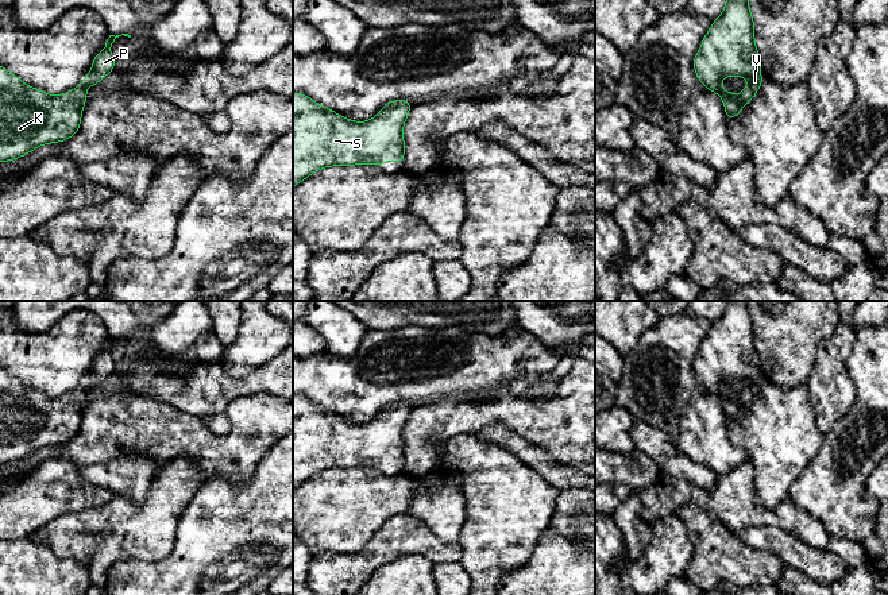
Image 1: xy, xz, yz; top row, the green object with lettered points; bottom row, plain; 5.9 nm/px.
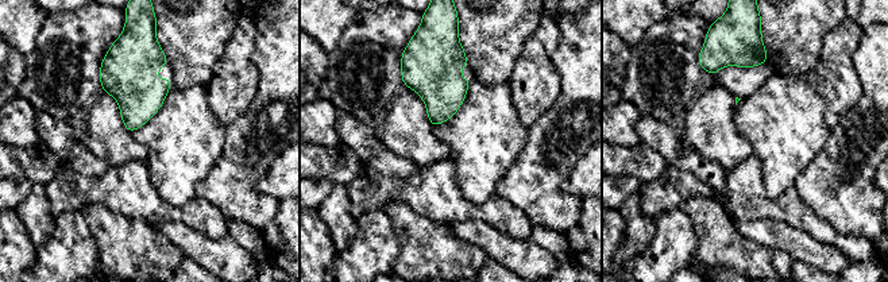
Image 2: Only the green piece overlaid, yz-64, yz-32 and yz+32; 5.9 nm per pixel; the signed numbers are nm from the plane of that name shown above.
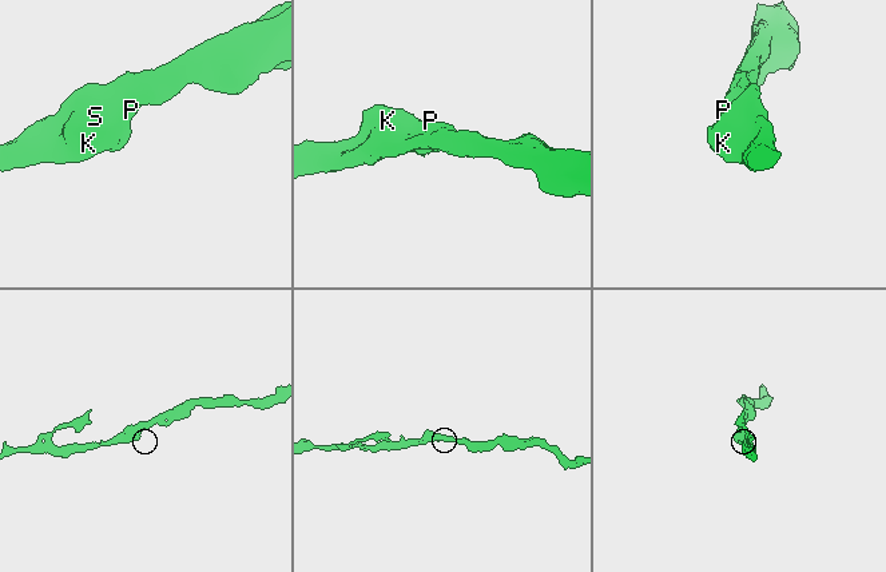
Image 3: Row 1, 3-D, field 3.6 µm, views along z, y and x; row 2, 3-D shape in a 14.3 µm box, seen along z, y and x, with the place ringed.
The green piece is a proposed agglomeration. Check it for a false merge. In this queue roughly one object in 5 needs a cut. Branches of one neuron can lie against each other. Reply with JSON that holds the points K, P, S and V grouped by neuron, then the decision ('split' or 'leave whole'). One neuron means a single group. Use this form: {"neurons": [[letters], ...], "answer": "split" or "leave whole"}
{"neurons": [["K", "P", "S", "V"]], "answer": "leave whole"}

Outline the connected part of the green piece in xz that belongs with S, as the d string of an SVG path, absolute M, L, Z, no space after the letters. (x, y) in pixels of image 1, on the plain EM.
M293 395L293 490L320 471L332 468L401 464L405 467L404 428L413 407L409 401L387 403L370 422L355 424L316 405L305 395Z

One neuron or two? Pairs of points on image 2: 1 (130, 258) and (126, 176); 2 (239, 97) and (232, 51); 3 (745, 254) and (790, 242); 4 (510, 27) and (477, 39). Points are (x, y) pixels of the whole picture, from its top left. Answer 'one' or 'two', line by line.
1: two
2: one
3: two
4: one

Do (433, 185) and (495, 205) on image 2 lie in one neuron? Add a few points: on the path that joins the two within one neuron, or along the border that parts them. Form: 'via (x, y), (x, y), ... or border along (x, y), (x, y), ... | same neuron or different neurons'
via (448, 200), (458, 209), (481, 211) | same neuron

